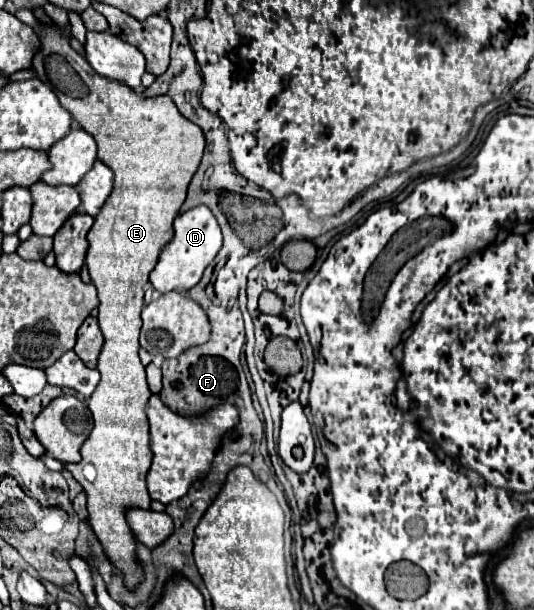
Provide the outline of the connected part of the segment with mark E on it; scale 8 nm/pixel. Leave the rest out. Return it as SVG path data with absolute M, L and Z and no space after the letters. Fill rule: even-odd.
M39 21L35 33L41 41L41 49L33 57L37 77L47 85L59 85L59 91L55 89L59 103L69 109L73 119L79 121L85 131L93 133L99 149L97 157L109 165L115 175L113 191L101 207L101 213L95 217L95 225L87 233L89 251L85 261L91 281L99 291L99 325L105 337L97 363L101 381L89 399L89 411L93 413L95 425L81 447L83 459L65 465L65 469L71 471L87 491L89 523L93 523L93 531L111 563L125 573L125 585L133 589L141 579L141 569L137 565L135 537L125 521L125 511L129 507L149 509L151 499L145 487L145 477L153 459L147 421L151 391L145 367L137 355L145 293L143 285L149 281L149 273L155 267L159 253L173 239L173 219L177 217L185 201L187 185L201 163L205 135L199 125L191 123L177 111L177 105L169 95L145 97L135 93L123 81L113 81L93 73L87 59L69 45L69 29L59 29L57 25ZM87 463L93 463L97 469L95 483L87 483L83 477L83 465Z

